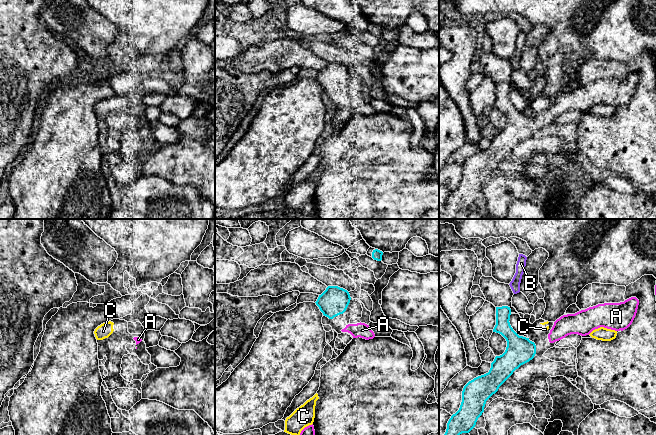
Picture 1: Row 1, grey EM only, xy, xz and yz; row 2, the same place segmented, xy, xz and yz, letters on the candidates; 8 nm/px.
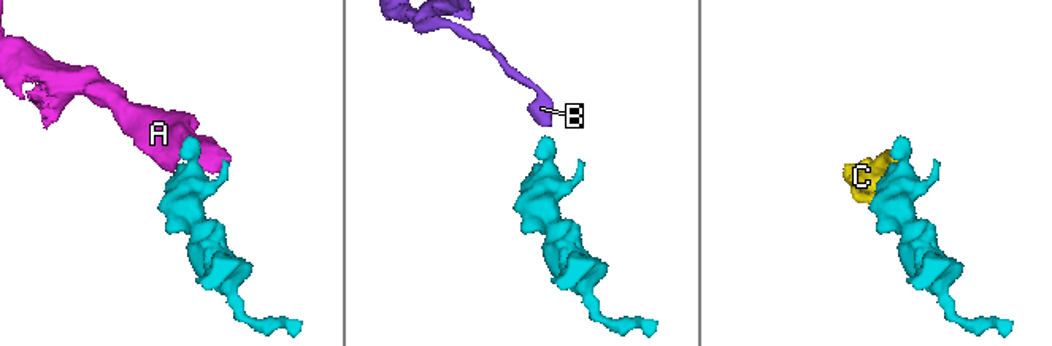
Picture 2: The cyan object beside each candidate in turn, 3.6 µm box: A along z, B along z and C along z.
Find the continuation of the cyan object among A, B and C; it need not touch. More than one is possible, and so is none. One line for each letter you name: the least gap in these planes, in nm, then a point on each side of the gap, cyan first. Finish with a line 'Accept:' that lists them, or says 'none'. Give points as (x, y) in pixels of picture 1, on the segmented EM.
A: Distance 100 nm. Across: xz (342, 313), (348, 324)
Accept: A

